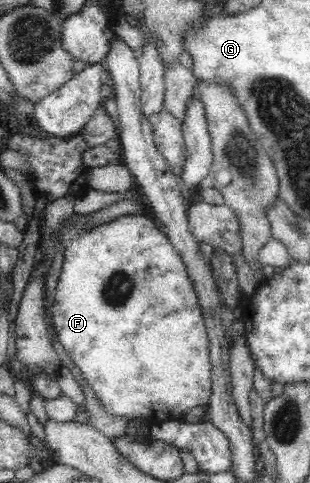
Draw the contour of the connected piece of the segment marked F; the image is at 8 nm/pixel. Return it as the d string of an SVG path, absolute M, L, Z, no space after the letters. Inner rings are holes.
M73 213L59 229L61 235L59 236L60 242L57 244L57 247L63 249L63 260L61 272L59 272L59 280L53 294L52 323L54 324L56 336L64 346L66 353L71 357L71 360L79 367L85 381L88 382L96 398L101 400L109 415L129 420L155 418L155 422L161 420L161 423L182 421L182 415L185 410L196 408L197 406L207 406L212 394L207 328L205 328L205 321L203 321L199 304L197 304L193 282L187 276L185 264L181 262L179 253L173 247L173 243L169 241L168 236L159 231L157 224L152 219L144 215L120 216L108 223L95 225L94 228L86 228L86 222L89 219L89 216Z

